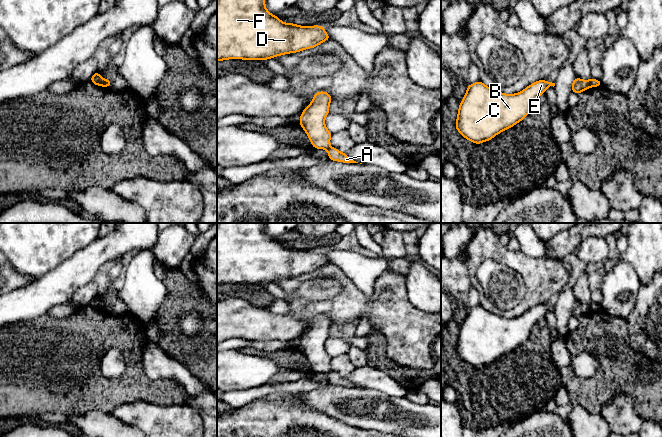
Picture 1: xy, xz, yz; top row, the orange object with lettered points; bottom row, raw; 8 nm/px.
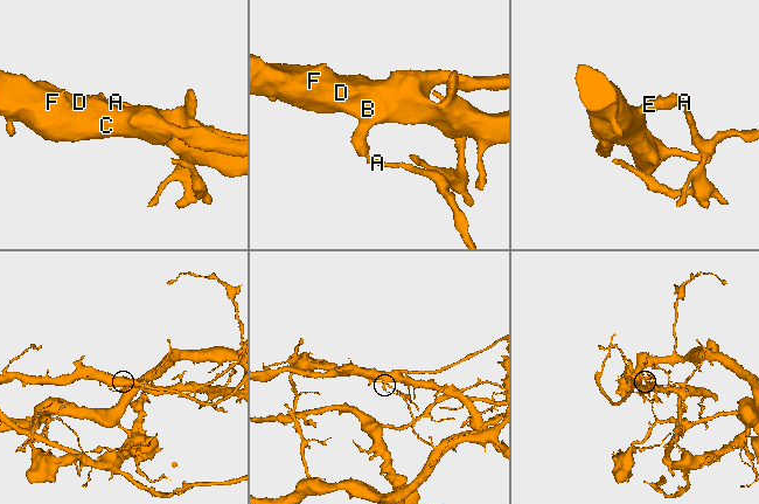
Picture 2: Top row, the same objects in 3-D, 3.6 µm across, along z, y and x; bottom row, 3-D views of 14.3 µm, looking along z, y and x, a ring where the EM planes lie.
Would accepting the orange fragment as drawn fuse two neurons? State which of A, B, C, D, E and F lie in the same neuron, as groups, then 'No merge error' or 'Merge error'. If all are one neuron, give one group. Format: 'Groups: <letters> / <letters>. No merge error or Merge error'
Groups: A / B C D E F. Merge error

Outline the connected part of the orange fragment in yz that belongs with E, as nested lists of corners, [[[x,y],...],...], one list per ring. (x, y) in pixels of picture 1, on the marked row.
[[[539,80],[516,94],[504,94],[481,81],[469,84],[460,102],[457,131],[474,144],[491,140],[527,117],[532,104],[555,83]]]

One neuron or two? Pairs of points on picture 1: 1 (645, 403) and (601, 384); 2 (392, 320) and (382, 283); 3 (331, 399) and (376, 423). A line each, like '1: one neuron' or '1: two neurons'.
1: one neuron
2: one neuron
3: one neuron

